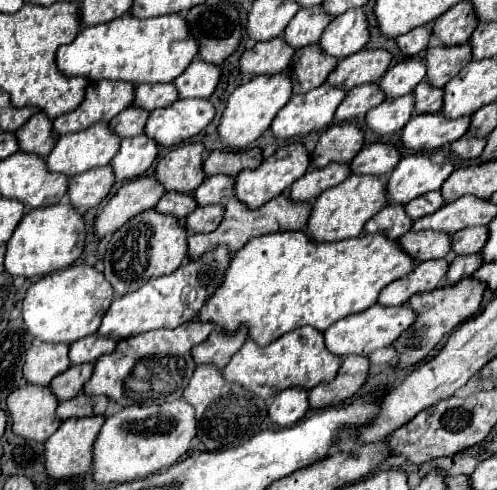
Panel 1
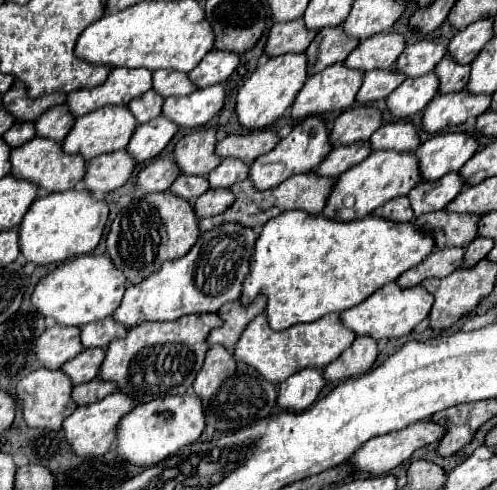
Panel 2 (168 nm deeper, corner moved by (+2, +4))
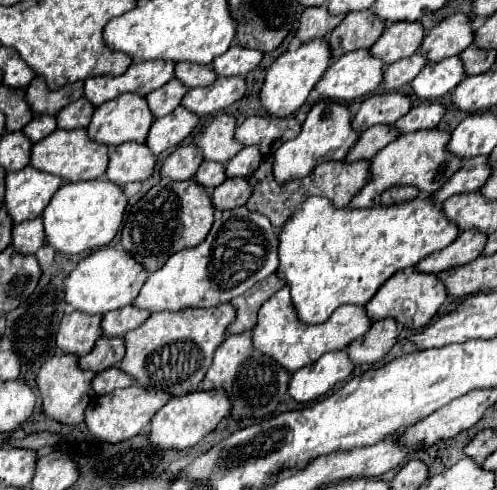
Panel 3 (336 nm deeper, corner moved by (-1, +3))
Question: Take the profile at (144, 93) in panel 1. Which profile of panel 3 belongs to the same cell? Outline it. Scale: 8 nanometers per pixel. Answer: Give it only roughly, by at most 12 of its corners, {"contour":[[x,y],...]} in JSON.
{"contour":[[176,64],[174,76],[186,88],[204,88],[216,80],[212,68]]}

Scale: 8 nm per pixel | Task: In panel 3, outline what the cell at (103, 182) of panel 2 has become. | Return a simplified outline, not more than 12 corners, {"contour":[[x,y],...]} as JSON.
{"contour":[[146,144],[110,148],[106,180],[146,180],[156,164]]}

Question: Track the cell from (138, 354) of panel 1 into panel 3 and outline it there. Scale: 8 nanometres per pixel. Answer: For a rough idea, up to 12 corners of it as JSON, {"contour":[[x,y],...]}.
{"contour":[[156,312],[124,336],[120,370],[194,392],[236,312]]}

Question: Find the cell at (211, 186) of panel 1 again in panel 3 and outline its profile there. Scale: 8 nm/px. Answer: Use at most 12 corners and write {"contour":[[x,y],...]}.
{"contour":[[256,146],[226,164],[226,178],[246,178],[260,166]]}

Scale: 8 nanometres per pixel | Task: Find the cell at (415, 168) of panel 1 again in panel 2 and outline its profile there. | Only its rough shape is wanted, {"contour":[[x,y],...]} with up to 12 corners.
{"contour":[[441,133],[417,147],[423,179],[459,171],[479,137]]}

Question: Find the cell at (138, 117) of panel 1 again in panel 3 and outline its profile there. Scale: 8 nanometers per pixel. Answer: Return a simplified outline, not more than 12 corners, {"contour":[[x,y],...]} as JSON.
{"contour":[[170,80],[146,96],[152,116],[162,118],[180,104],[188,88]]}

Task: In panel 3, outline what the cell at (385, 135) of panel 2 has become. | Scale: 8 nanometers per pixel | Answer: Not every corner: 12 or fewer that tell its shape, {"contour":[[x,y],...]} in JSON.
{"contour":[[422,102],[396,120],[400,134],[436,128],[444,106]]}

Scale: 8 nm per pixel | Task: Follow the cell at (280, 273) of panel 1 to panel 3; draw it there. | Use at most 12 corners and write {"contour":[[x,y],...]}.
{"contour":[[310,196],[278,234],[302,324],[364,306],[458,228],[428,196],[338,210]]}

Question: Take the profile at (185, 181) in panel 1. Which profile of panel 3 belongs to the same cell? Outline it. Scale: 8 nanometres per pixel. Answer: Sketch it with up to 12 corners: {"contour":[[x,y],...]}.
{"contour":[[216,114],[194,136],[204,160],[226,164],[242,150],[236,120]]}

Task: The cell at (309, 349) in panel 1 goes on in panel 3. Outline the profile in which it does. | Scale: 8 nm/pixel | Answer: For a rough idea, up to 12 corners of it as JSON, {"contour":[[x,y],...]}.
{"contour":[[288,288],[258,312],[252,344],[290,374],[344,350],[372,326],[340,306],[318,326],[296,320]]}

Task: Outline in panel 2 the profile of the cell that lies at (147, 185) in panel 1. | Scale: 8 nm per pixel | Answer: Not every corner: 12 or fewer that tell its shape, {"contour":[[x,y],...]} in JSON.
{"contour":[[157,157],[141,169],[143,193],[167,191],[181,171],[173,159]]}

